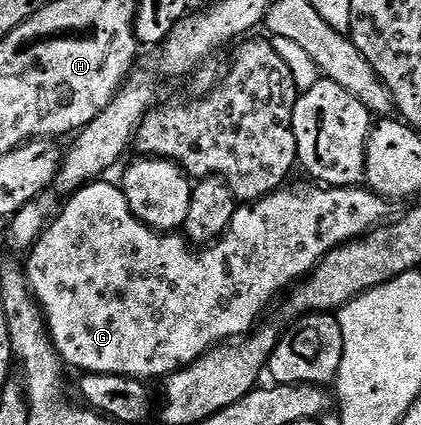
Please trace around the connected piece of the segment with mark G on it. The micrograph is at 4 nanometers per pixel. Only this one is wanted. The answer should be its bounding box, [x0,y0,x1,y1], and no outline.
[24,180,391,380]

